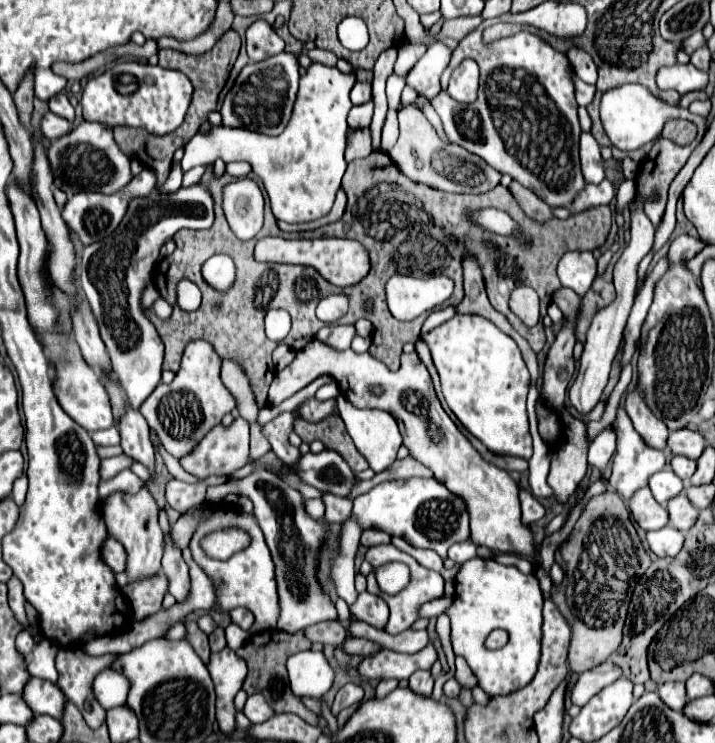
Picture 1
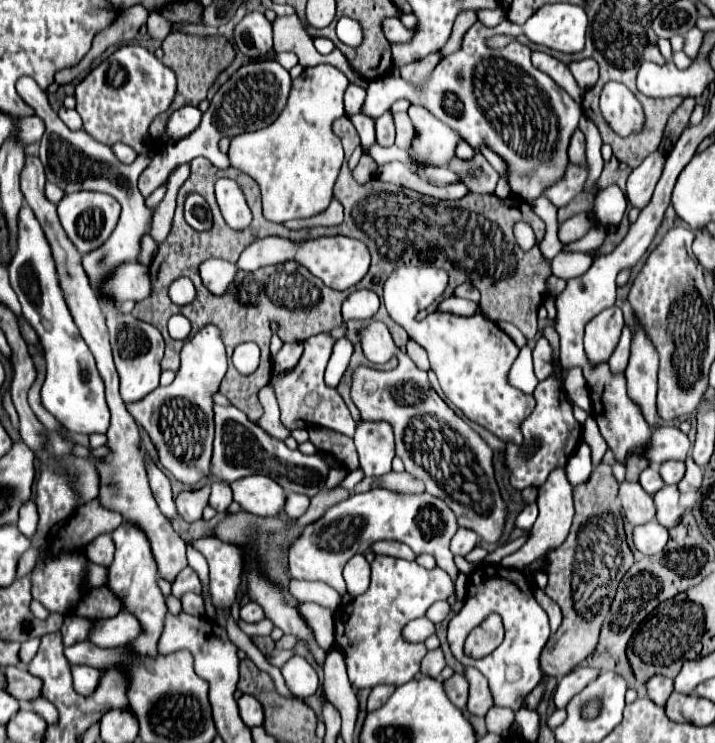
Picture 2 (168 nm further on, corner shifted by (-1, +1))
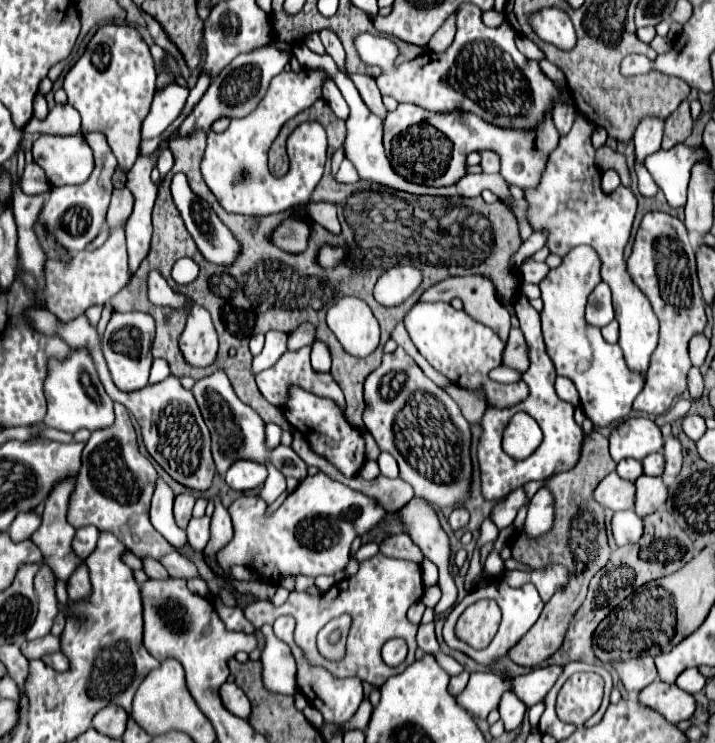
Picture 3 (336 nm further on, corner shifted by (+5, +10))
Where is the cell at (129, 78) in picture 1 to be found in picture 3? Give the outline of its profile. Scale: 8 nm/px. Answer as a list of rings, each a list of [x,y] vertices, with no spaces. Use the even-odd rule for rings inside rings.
[[[102,26],[90,40],[82,58],[64,76],[68,104],[82,116],[82,134],[102,132],[108,138],[118,166],[130,170],[140,152],[140,128],[150,112],[156,90],[156,66],[138,30],[130,26]]]

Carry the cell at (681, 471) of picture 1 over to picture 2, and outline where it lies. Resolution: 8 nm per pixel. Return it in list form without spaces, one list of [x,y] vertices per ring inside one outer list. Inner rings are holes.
[[[666,461],[660,465],[660,477],[666,485],[674,485],[682,479],[682,473],[686,471],[686,465],[682,461]]]

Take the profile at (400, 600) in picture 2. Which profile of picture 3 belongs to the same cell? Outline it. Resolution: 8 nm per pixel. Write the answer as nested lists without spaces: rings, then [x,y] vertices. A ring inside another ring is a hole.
[[[376,554],[376,556],[360,562],[360,570],[356,576],[340,580],[322,596],[308,596],[306,592],[292,592],[288,602],[282,604],[280,608],[272,606],[272,602],[268,602],[268,600],[254,600],[248,606],[244,606],[244,616],[256,628],[260,628],[262,624],[274,622],[282,614],[292,614],[296,621],[294,640],[314,664],[328,668],[337,678],[356,676],[364,682],[370,682],[372,686],[382,686],[390,676],[404,672],[414,662],[418,626],[408,622],[406,610],[414,602],[418,602],[422,598],[422,594],[424,594],[424,584],[422,584],[420,564],[410,562],[410,560],[388,558],[384,554]],[[340,612],[350,614],[350,618],[352,618],[351,631],[347,638],[344,658],[332,662],[332,660],[326,660],[318,652],[316,636]],[[390,638],[404,638],[408,642],[408,658],[406,658],[406,662],[402,662],[396,668],[388,666],[380,654],[384,642]]]

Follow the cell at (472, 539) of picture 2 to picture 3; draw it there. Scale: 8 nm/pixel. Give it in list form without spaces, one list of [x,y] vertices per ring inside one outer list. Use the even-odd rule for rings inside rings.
[[[456,506],[456,508],[452,510],[452,514],[448,516],[448,524],[450,524],[452,530],[464,528],[464,526],[468,524],[468,510],[466,510],[464,506]]]

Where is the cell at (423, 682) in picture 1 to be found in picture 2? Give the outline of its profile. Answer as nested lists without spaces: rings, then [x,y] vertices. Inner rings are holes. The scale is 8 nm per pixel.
[[[440,647],[434,651],[428,651],[426,657],[422,659],[422,675],[438,677],[444,667],[446,667],[446,663],[444,663],[444,655],[442,655]]]

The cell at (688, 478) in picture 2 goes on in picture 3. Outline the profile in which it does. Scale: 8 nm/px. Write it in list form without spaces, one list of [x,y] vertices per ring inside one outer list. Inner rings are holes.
[[[666,438],[664,442],[664,458],[666,458],[666,470],[668,476],[678,476],[684,456],[682,456],[682,444],[678,438]]]

